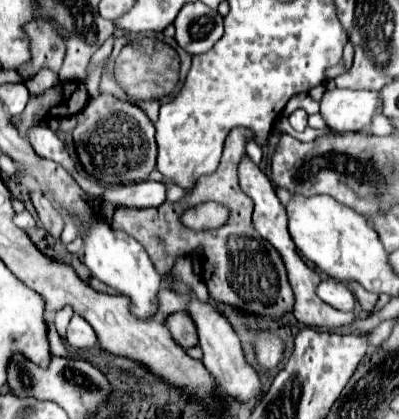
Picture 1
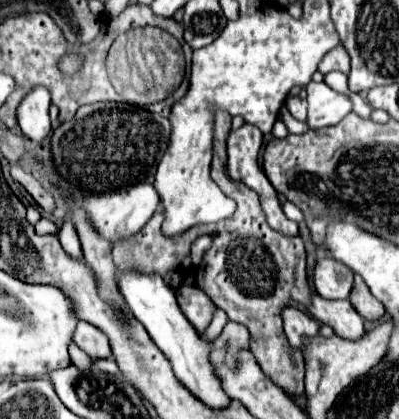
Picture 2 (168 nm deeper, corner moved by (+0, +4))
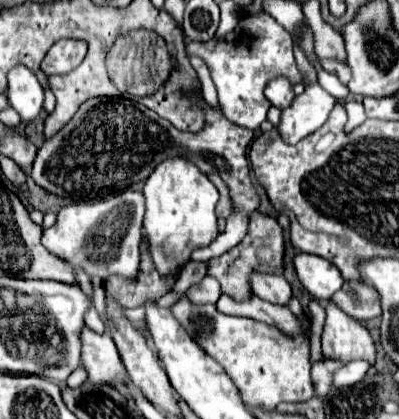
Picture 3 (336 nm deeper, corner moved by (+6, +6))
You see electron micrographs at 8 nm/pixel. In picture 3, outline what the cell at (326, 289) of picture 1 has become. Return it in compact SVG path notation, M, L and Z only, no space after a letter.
M297 253L293 259L301 285L319 301L329 301L343 285L339 269L323 257L311 253Z

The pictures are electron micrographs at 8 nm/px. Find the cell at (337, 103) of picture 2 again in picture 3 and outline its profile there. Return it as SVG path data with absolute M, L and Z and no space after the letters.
M319 83L307 85L301 95L293 99L293 103L281 111L281 121L277 131L283 141L295 145L303 137L317 131L329 117L335 105L335 97L321 89Z

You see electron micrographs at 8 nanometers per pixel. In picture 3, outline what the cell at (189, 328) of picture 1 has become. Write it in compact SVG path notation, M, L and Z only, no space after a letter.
M205 275L199 283L191 285L185 293L193 303L215 303L221 295L221 287L219 287L219 281L213 279L211 275Z

